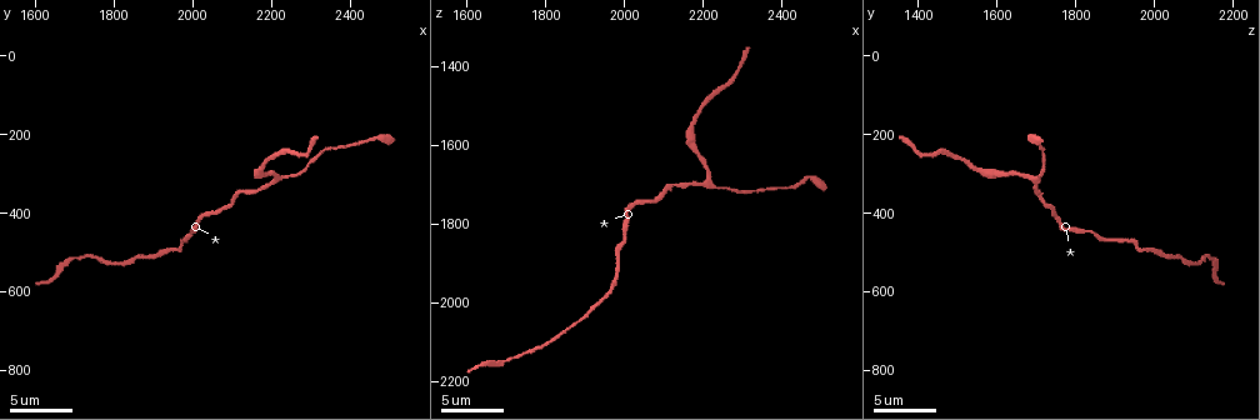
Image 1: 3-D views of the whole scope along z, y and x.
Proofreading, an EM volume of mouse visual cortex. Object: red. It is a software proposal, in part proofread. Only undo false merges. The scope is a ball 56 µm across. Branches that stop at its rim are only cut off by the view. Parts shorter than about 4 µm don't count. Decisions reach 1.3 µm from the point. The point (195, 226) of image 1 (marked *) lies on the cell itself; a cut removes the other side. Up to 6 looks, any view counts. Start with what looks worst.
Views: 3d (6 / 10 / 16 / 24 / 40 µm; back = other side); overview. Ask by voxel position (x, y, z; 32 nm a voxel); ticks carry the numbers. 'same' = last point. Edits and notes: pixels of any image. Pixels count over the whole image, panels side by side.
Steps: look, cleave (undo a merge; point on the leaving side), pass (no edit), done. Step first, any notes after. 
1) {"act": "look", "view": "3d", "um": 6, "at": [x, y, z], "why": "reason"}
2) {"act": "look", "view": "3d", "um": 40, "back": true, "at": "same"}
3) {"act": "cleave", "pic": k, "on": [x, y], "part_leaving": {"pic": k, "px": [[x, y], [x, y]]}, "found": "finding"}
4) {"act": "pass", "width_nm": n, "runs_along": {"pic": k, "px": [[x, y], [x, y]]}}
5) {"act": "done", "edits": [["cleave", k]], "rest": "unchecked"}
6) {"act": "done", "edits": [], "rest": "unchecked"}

{"act": "look", "view": "3d", "um": 10, "at": [2210, 315, 1695], "why": "three-way junction"}

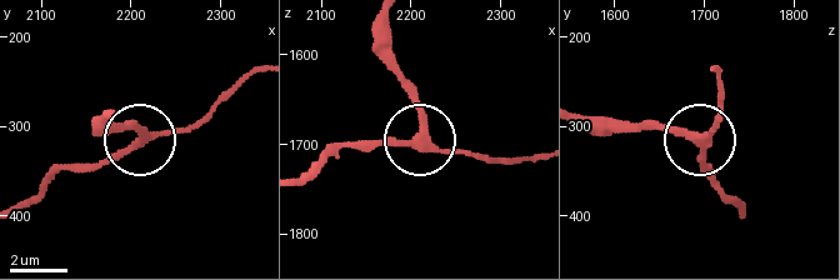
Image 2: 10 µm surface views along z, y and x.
{"act": "pass", "arms": 3, "runs_along": {"pic": 2, "px": [[303, 174], [346, 146], [425, 139], [480, 160]]}, "found": "continuous, no second cell"}

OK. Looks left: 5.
{"act": "look", "view": "3d", "um": 10, "at": [2170, 295, 1550], "why": "calibre changes"}

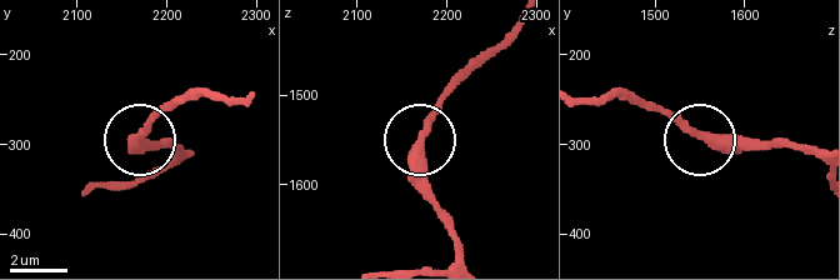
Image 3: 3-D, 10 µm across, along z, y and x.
{"act": "look", "view": "3d", "um": 10, "back": true, "at": [2170, 290, 1550]}

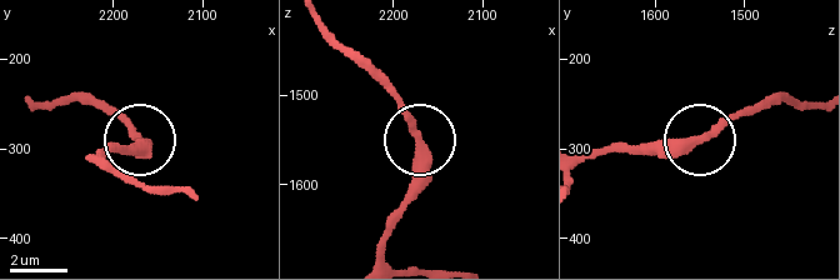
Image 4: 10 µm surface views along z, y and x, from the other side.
{"act": "pass", "runs_along": {"pic": 4, "px": [[585, 160], [620, 149], [685, 149], [714, 136], [748, 108]]}, "found": "continuous, no second cell"}

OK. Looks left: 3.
{"act": "look", "view": "3d", "um": 16, "at": [2065, 395, 1745], "why": "a narrow waist"}

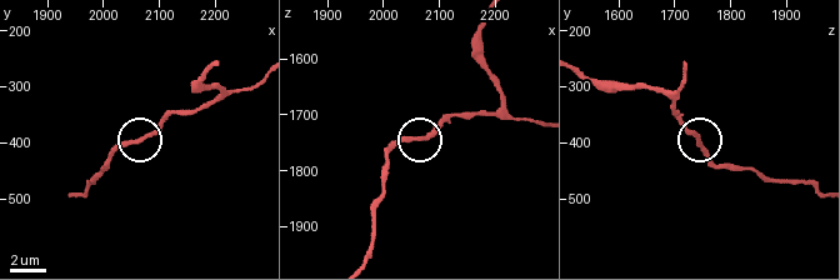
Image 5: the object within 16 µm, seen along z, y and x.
{"act": "pass", "runs_along": {"pic": 5, "px": [[388, 154], [401, 139], [424, 136], [449, 116]]}, "found": "one cell here"}

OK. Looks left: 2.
{"act": "done", "edits": [], "rest": "unchecked"}

